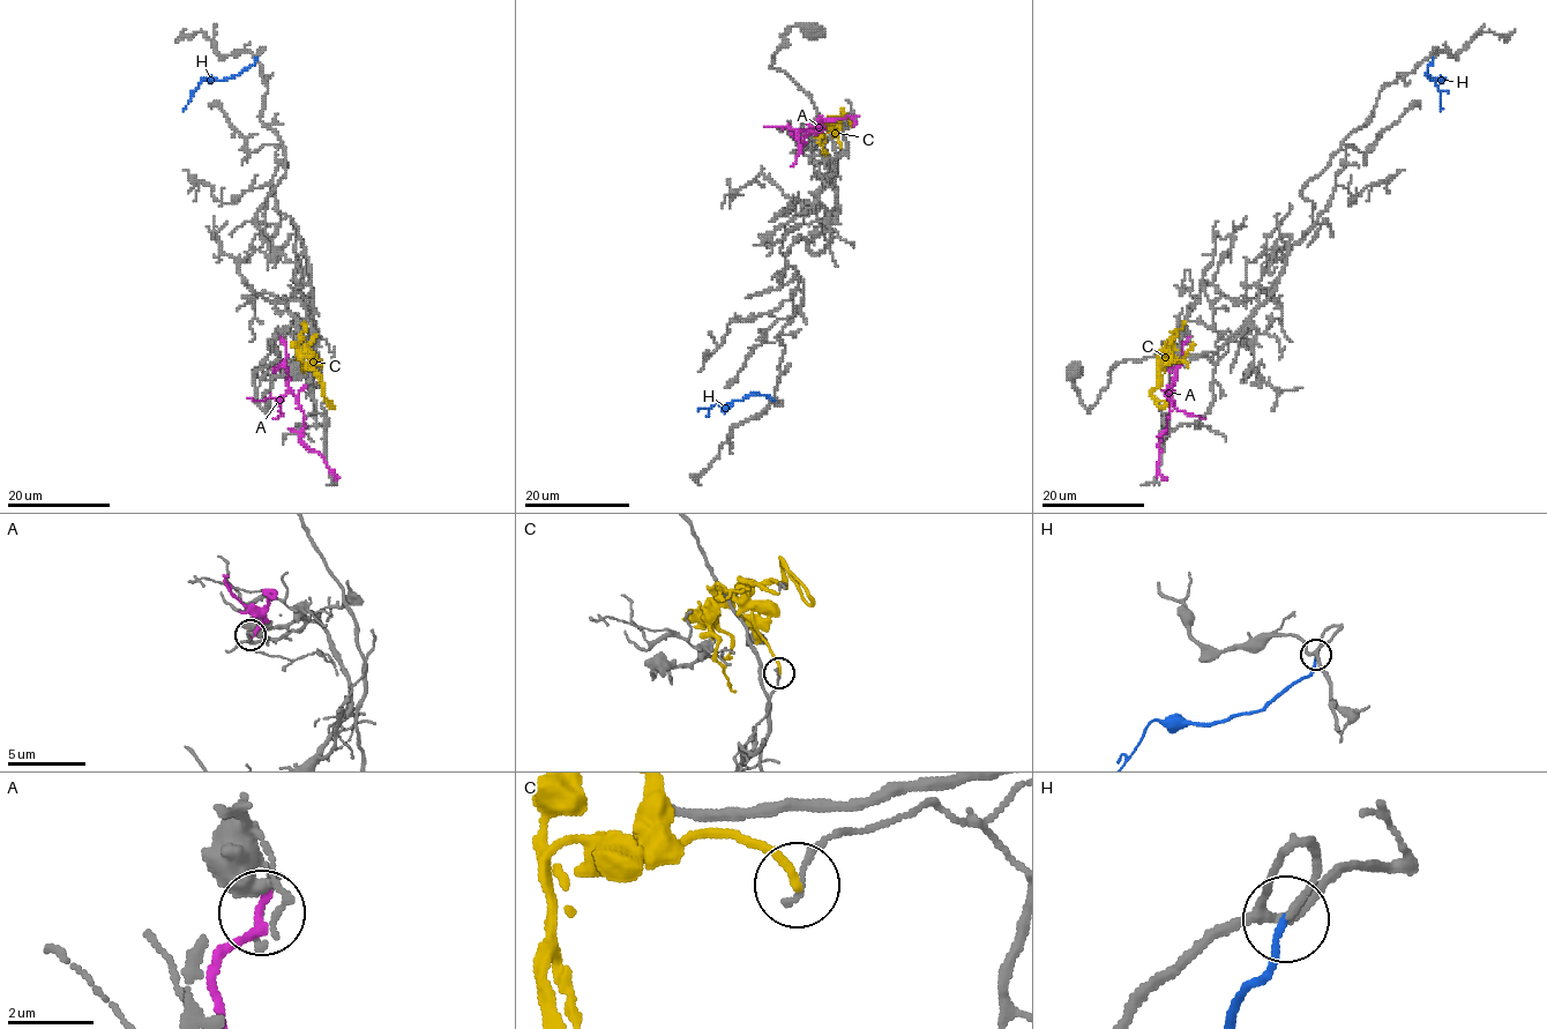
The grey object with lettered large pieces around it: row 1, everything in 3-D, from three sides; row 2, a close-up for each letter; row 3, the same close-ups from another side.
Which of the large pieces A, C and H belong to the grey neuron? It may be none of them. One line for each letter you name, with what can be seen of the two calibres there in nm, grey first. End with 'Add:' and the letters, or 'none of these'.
H: 160 nm thick on the grey side, 140 nm on the other
Add: H

